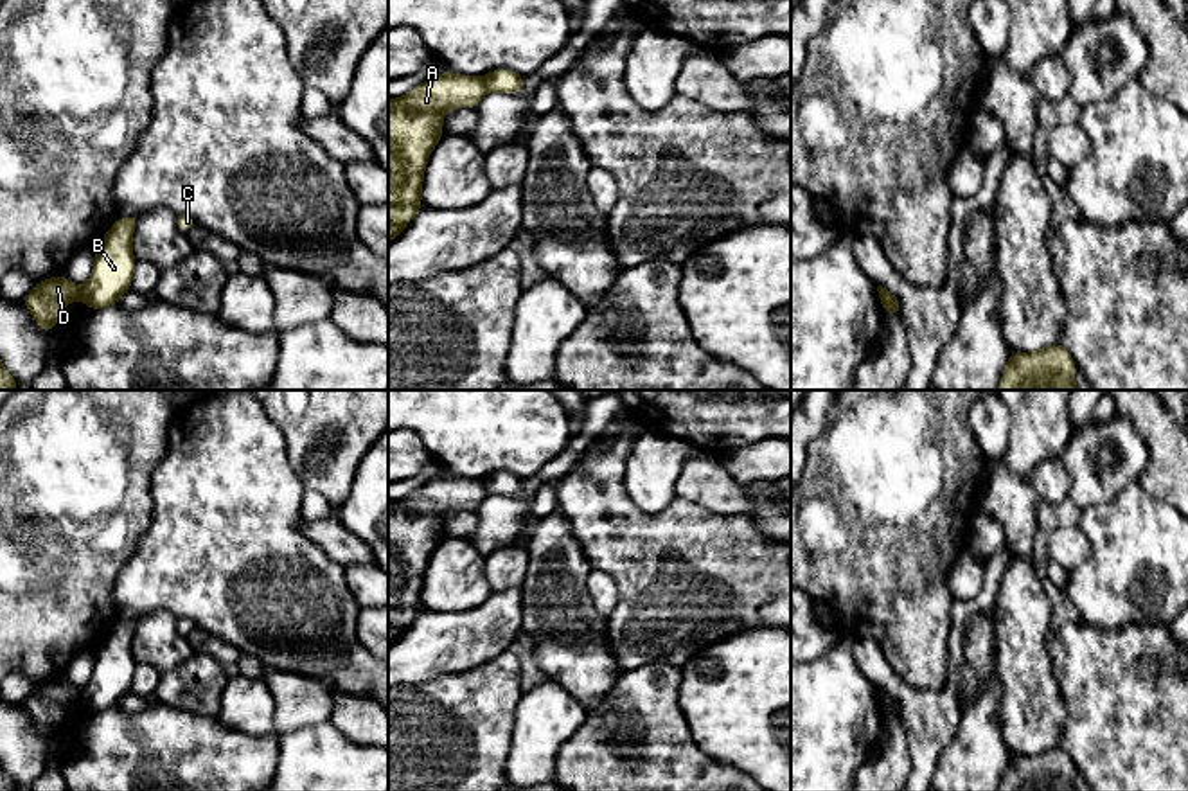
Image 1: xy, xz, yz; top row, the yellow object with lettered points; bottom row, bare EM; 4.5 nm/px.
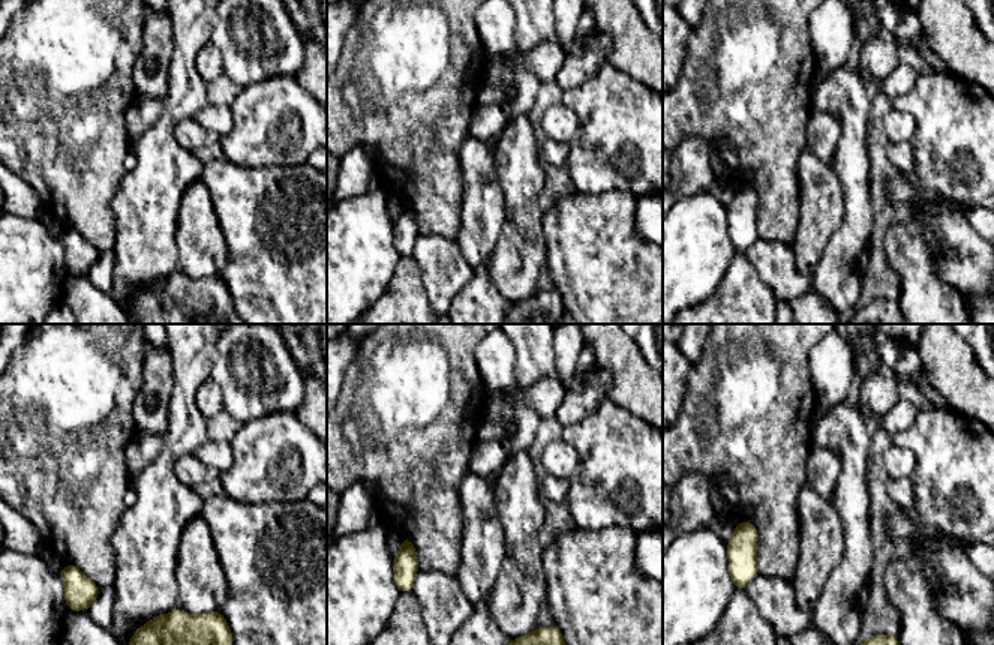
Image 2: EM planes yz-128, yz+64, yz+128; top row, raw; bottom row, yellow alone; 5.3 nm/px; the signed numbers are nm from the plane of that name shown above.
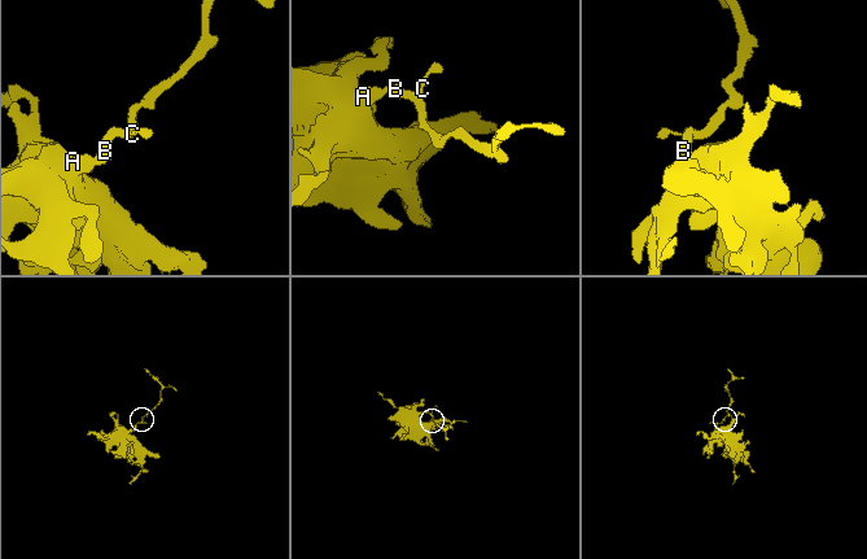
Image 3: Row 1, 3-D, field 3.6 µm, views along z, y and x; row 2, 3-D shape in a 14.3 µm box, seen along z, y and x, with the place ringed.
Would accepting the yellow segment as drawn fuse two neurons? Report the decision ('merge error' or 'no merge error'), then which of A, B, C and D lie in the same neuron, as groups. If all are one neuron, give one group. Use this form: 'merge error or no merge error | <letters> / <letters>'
merge error | A D / B C

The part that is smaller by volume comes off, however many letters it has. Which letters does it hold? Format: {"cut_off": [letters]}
{"cut_off": ["B", "C"]}

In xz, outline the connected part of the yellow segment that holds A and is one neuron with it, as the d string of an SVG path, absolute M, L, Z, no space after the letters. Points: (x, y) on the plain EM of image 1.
M444 475L428 480L408 498L388 503L388 645L424 609L424 570L444 539L444 516L476 511L485 494L485 480Z

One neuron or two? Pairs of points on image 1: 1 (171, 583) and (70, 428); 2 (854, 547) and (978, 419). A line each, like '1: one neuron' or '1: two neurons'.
1: two neurons
2: two neurons

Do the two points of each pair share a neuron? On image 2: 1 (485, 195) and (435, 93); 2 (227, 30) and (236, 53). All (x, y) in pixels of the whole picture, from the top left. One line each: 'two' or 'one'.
1: two
2: one

